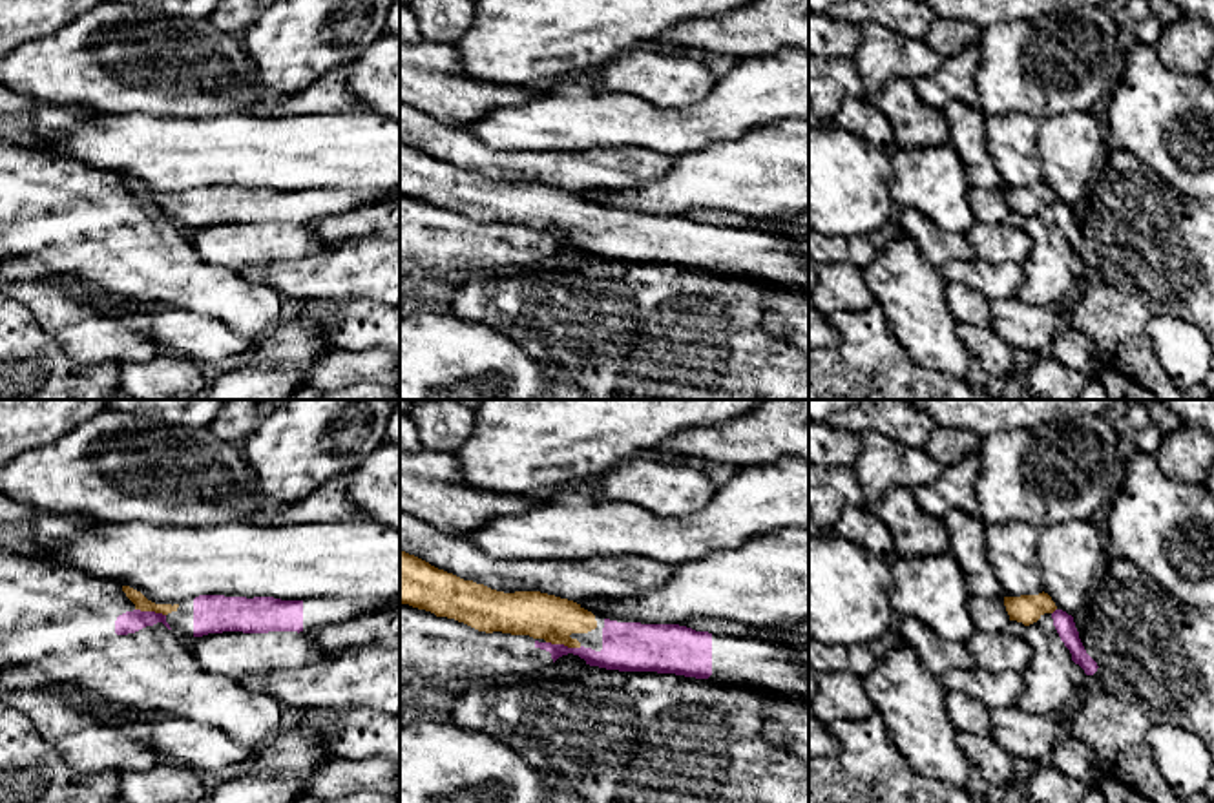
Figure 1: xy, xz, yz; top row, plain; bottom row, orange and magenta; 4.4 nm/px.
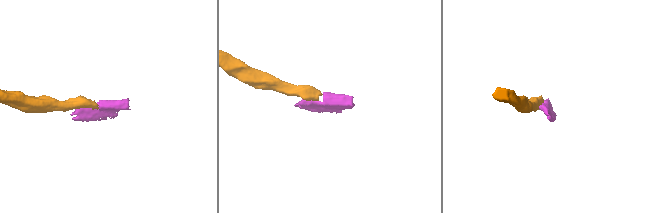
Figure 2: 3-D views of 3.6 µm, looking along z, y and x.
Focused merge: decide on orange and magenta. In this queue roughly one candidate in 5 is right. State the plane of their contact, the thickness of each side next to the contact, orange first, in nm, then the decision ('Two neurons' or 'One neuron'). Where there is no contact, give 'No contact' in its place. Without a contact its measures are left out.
Touches orange in xz. Thickness 200 nm (orange) against 180 nm. One neuron

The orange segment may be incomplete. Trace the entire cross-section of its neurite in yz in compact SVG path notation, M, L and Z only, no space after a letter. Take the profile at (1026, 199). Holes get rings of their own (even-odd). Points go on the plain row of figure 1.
M1048 184L1039 186L1020 186L1020 188L1004 188L1004 197L1010 206L1010 212L1022 214L1030 217L1037 214L1044 204L1050 204L1053 217L1072 245L1072 252L1079 256L1086 266L1097 263L1097 254L1086 245L1079 223L1075 219L1073 208L1059 201Z

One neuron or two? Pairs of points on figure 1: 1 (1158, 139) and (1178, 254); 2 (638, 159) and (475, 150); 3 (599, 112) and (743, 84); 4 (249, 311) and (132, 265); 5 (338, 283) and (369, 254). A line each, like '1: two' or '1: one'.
1: two
2: one
3: one
4: one
5: one

